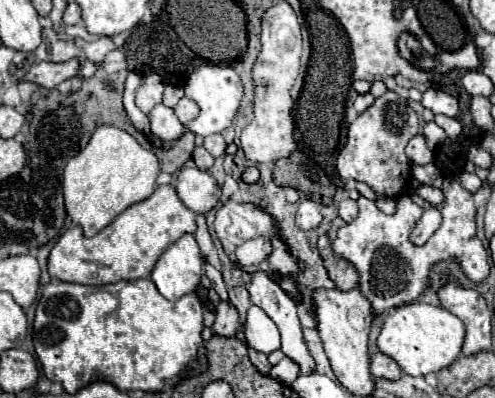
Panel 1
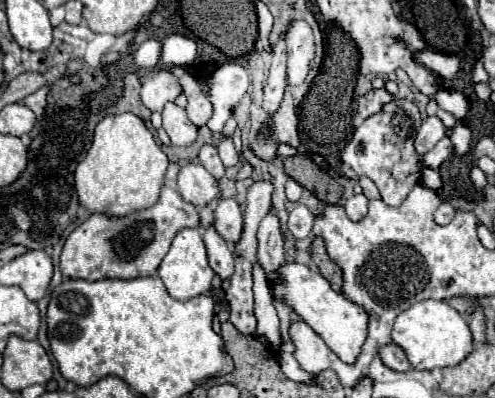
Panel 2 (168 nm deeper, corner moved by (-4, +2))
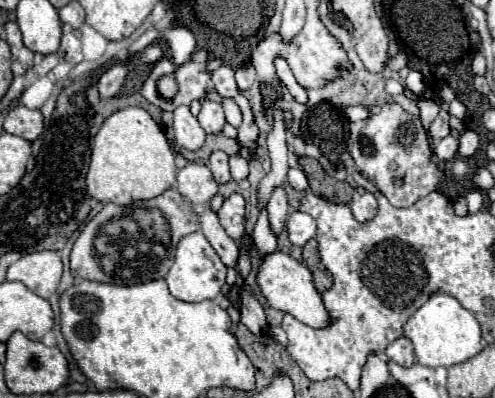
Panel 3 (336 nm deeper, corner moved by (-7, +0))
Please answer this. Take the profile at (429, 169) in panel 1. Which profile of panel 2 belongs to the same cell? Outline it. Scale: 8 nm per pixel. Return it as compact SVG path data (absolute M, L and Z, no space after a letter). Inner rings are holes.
M443 137L429 153L423 155L423 165L433 171L439 171L439 165L449 157L451 151L453 151L453 145L451 145L449 137Z

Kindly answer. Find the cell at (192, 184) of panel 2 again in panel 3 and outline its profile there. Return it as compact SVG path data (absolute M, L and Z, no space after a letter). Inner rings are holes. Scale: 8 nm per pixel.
M186 163L178 171L178 193L194 205L208 203L218 193L218 183L204 163Z

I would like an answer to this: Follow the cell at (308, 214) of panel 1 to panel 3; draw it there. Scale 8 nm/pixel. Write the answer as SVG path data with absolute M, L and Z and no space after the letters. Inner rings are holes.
M294 211L286 221L286 231L292 245L302 247L306 241L310 241L316 235L316 221L302 211Z

